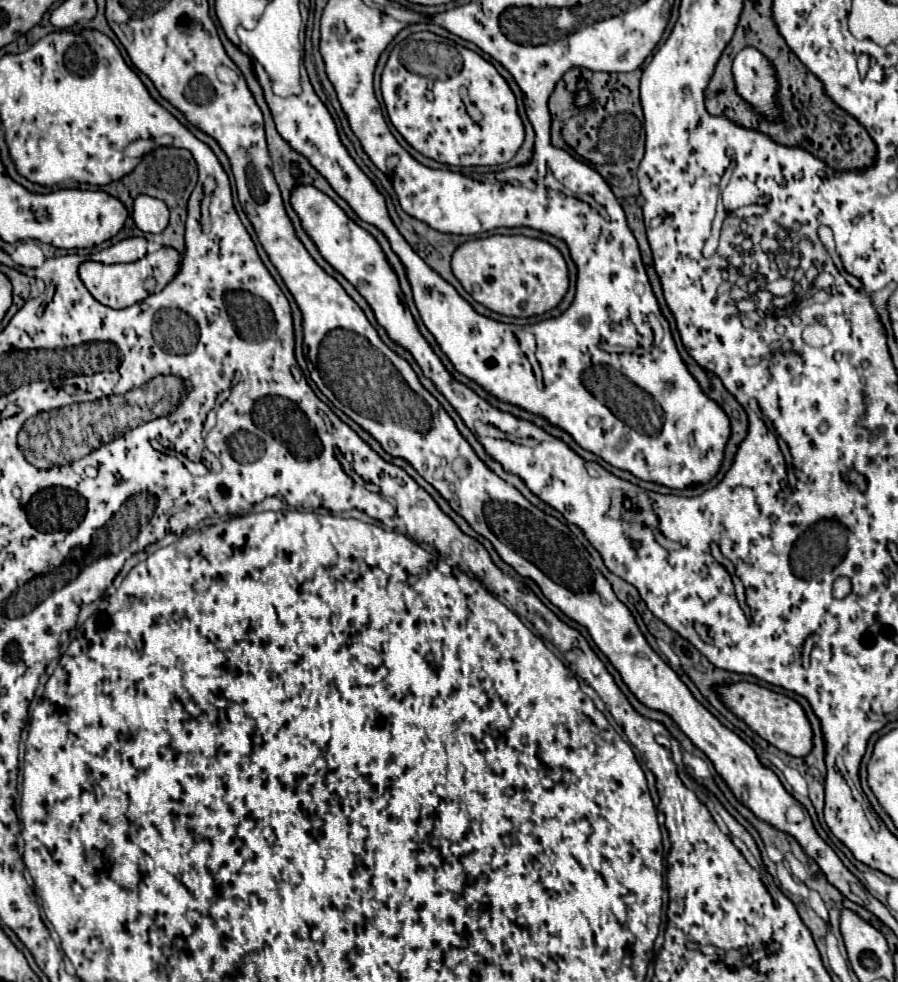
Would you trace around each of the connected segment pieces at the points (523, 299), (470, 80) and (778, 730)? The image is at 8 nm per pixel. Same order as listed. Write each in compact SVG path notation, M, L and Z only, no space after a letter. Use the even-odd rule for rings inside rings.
M524 235L472 239L454 251L452 271L478 303L512 317L534 317L554 309L570 287L568 265L562 253L548 241Z
M466 47L458 51L464 59L464 67L456 77L450 77L446 81L414 75L406 67L402 67L398 51L390 53L390 59L382 73L382 97L390 121L416 151L434 161L456 167L508 163L524 141L524 123L518 115L516 97L506 79L490 61L482 59L476 51ZM462 85L466 85L470 101L484 115L480 123L474 123L464 109L464 103L458 95L458 89Z
M734 683L728 687L716 689L722 697L722 701L732 709L732 713L748 723L752 731L756 731L762 739L766 739L770 745L778 747L780 751L794 755L794 757L806 757L812 751L812 727L810 721L802 709L802 705L782 693L770 691L766 687L760 687L756 683Z

